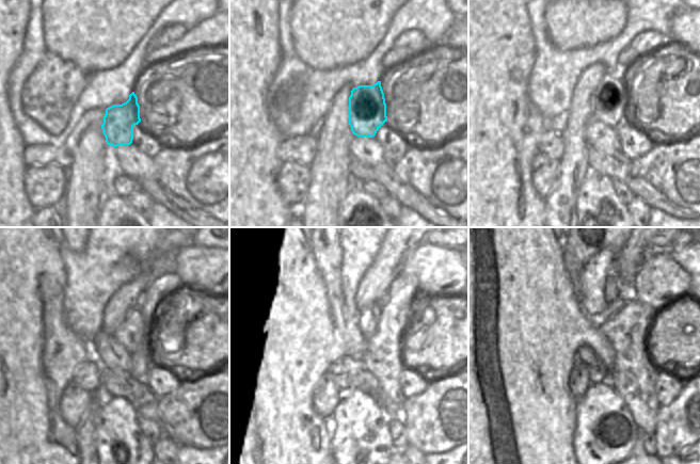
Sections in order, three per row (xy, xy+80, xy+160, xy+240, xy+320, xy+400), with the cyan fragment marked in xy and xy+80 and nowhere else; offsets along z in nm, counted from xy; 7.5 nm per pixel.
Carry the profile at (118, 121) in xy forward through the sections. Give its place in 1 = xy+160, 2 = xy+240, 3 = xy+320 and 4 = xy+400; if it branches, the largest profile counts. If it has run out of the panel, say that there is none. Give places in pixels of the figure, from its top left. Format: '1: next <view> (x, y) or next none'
1: next xy+160 (608, 101)
2: next xy+240 (130, 333)
3: next xy+320 (368, 318)
4: next xy+400 (611, 293)

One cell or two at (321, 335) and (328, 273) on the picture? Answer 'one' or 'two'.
two

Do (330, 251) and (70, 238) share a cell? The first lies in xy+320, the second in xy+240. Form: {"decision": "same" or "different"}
{"decision": "same"}

